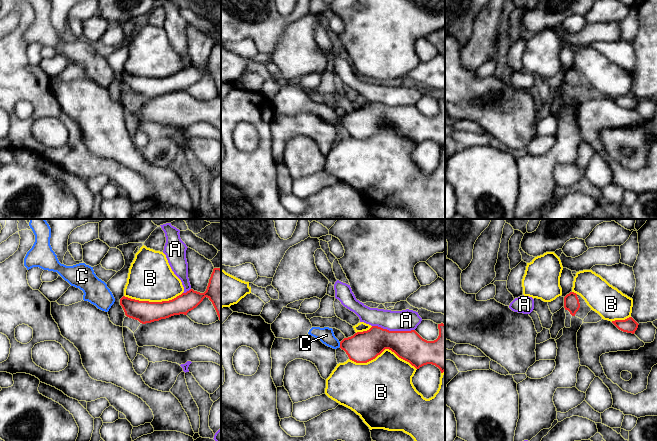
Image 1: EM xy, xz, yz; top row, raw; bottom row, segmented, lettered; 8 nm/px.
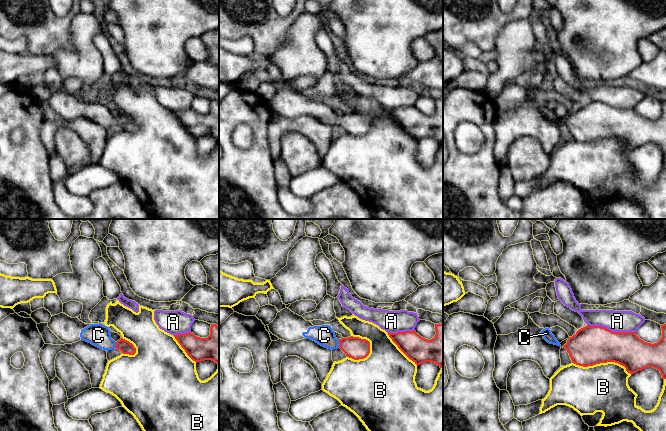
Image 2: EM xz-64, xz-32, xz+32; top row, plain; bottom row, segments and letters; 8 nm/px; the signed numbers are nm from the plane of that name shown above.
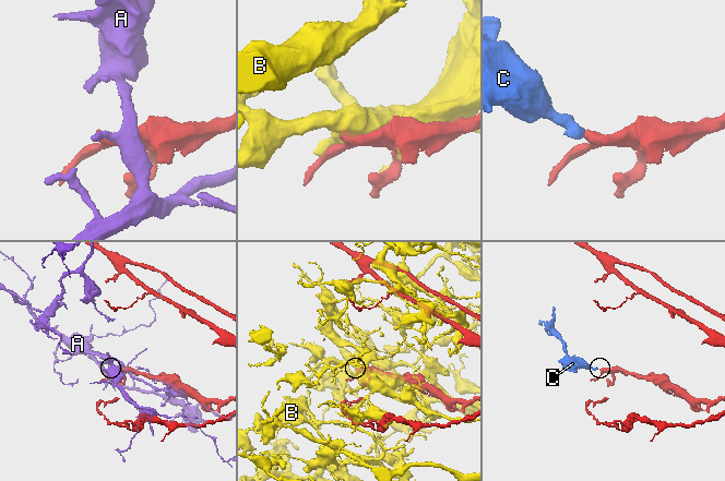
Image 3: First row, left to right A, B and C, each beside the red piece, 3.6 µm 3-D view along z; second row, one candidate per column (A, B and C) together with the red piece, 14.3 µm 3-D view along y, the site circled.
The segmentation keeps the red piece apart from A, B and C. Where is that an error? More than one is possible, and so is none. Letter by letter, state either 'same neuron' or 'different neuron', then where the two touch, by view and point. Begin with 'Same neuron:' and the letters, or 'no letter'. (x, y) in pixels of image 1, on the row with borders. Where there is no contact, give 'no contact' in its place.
Same neuron: C
A: different neuron; contact xz (393, 331)
B: different neuron; contact xz (383, 350)
C: same neuron; contact xz (340, 344)

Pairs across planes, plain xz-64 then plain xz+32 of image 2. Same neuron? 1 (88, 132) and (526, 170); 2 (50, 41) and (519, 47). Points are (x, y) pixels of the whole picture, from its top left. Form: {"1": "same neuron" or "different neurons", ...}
{"1": "different neurons", "2": "different neurons"}

